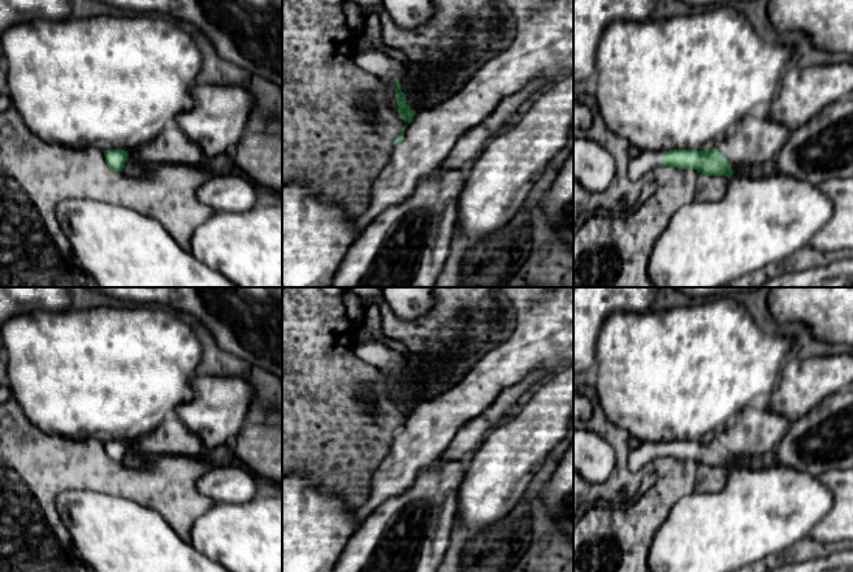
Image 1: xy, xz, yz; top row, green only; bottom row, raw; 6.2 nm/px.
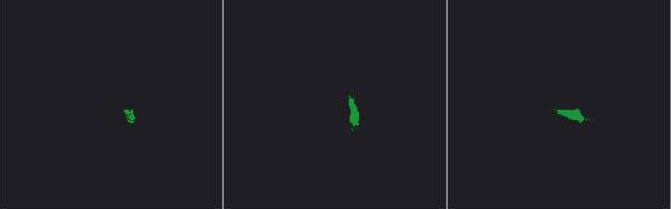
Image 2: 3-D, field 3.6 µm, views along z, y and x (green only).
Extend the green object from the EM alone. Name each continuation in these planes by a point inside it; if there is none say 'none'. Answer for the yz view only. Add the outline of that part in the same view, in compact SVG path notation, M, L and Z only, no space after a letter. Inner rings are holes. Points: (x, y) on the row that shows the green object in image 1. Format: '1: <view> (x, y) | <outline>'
1: yz (645, 161) | M640 151L637 156L631 157L628 164L629 181L640 181L653 169L663 166L663 152L661 151Z
2: yz (758, 221) | M778 173L762 178L732 174L720 200L684 204L671 217L654 243L649 278L657 287L724 287L809 246L832 213L827 195L805 181Z

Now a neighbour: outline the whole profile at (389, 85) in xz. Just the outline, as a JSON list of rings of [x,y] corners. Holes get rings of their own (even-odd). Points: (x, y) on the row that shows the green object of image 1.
[[[380,77],[380,79],[382,81],[385,87],[386,94],[385,100],[390,110],[395,114],[397,120],[400,122],[402,126],[408,125],[408,121],[403,120],[398,113],[398,101],[395,98],[395,88],[397,88],[395,79],[385,79],[382,77]]]

